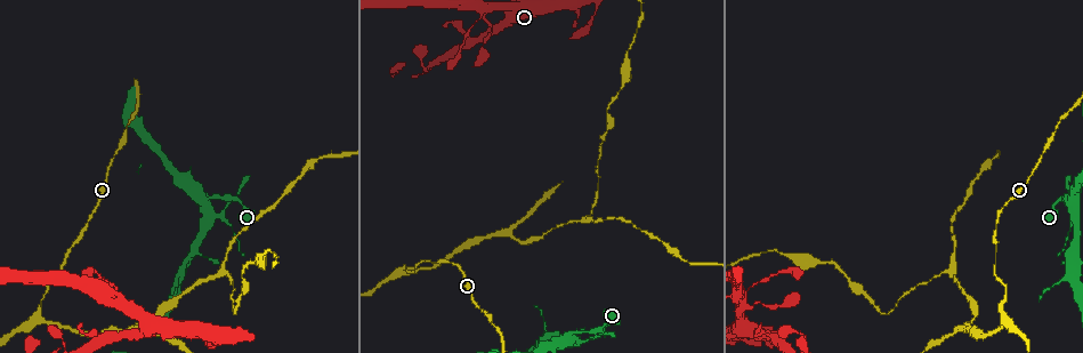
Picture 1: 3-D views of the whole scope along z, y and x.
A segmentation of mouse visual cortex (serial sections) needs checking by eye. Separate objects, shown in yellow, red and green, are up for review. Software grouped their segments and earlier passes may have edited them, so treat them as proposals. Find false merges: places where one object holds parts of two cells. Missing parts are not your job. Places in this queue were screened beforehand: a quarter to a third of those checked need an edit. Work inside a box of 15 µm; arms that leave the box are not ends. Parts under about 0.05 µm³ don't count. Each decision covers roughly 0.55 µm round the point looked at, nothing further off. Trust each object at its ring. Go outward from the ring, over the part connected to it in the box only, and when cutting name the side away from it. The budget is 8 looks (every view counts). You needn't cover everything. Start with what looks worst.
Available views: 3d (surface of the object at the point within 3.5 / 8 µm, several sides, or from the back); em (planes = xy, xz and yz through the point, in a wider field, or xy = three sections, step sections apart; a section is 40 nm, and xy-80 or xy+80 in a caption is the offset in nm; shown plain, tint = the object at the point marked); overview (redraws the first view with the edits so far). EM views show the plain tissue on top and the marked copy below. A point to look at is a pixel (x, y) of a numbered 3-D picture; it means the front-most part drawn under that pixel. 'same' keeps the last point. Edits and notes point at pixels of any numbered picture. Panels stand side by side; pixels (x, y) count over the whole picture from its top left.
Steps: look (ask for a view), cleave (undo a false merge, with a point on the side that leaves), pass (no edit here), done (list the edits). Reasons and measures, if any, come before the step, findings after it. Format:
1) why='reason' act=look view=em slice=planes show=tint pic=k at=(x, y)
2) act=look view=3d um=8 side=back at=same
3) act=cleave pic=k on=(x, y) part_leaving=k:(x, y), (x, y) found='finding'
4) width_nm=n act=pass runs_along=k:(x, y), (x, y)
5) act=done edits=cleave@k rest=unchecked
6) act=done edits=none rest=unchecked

why='narrows sharply' act=look view=3d um=3.5 side=back pic=1 at=(1062, 195)

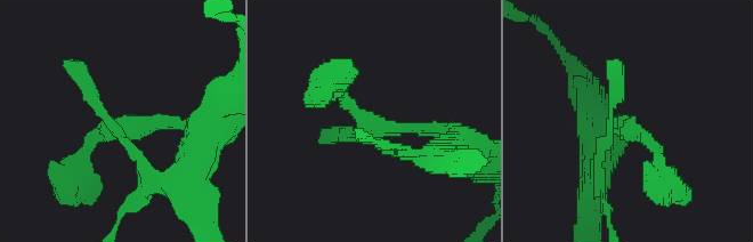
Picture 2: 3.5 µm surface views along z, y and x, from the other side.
why='shape alone is not enough' act=look view=em slice=xy step=1 show=tint pic=2 at=(377, 127)

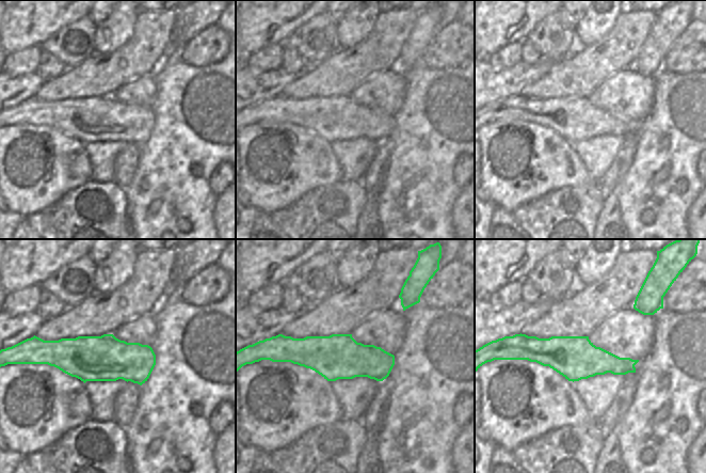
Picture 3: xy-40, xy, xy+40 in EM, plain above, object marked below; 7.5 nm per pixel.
width_nm=340 act=pass runs_along=2:(332, 91), (378, 127), (448, 132) found='all the same cell'

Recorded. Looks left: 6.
why='abrupt turn' act=look view=3d um=3.5 pic=1 at=(1004, 319)

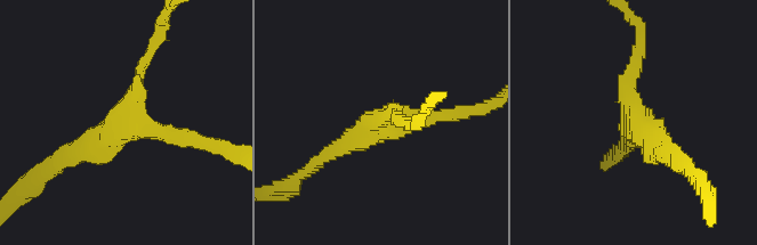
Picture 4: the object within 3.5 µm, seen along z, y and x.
arms=3 arm_widths_nm=200,200,350 act=look view=em slice=xy step=1 show=tint pic=4 at=(133, 122)

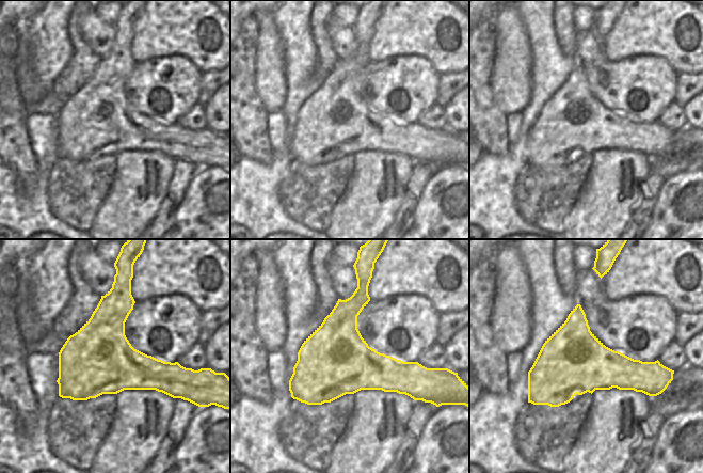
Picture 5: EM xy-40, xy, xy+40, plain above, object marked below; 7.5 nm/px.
act=look view=em slice=xy step=2 show=tint at=same

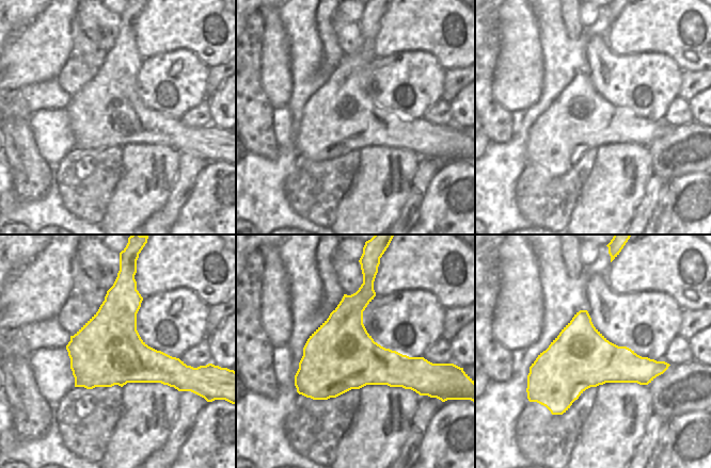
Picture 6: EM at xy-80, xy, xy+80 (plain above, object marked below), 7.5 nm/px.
act=pass runs_along=4:(152, 50), (135, 121), (204, 141) found='continuous, no second cell'

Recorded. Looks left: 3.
act=look view=3d um=3.5 pic=1 at=(969, 326)

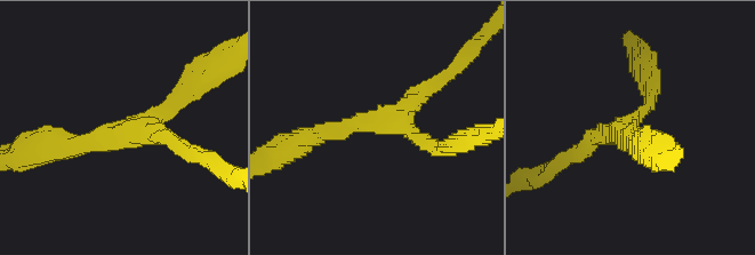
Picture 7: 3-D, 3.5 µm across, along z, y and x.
arms=3 arm_widths_nm=200,200,250 why='now the EM' act=look view=em slice=planes show=tint pic=7 at=(623, 131)

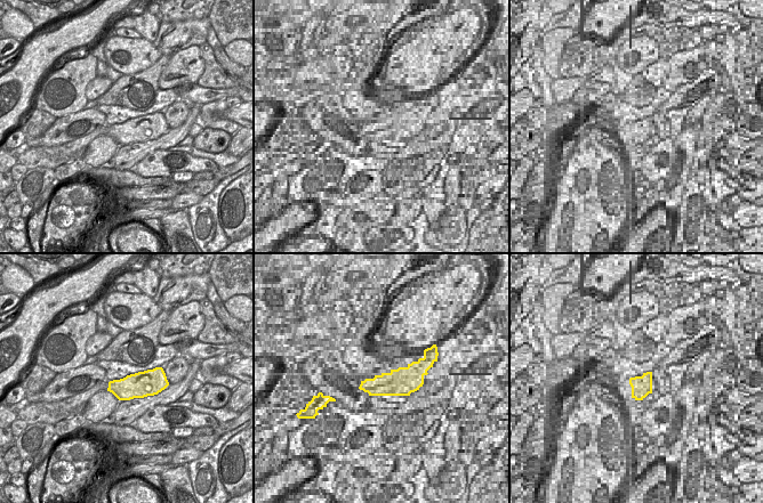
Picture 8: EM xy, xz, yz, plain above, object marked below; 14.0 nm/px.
act=pass runs_along=7:(63, 144), (129, 134), (189, 85) found='continuous, no second cell'

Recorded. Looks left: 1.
act=done edits=none rest=unchecked

